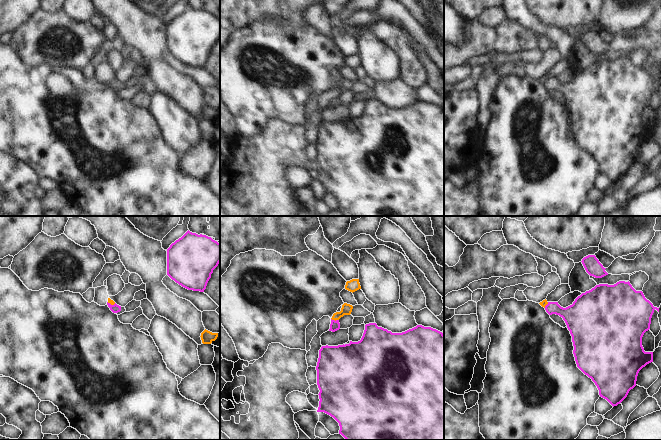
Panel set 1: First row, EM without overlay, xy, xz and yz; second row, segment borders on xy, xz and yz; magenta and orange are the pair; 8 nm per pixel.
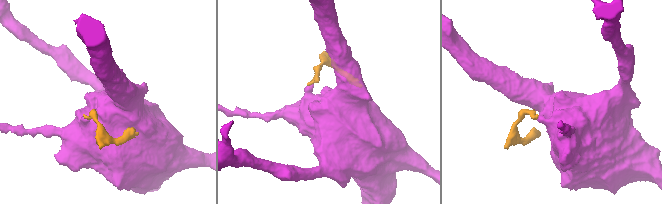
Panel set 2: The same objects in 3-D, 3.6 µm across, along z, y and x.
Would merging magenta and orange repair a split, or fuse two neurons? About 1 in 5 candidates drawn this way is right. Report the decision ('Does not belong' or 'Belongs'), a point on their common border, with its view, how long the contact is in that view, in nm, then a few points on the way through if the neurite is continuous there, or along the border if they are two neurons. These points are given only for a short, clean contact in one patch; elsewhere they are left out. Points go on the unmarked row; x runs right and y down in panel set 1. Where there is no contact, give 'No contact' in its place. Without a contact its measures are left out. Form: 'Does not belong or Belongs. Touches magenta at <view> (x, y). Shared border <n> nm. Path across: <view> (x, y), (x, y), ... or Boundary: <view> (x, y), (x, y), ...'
Does not belong. Touches magenta at xz (334, 96). Shared border 70 nm. Boundary: xz (331, 94), (338, 96).

